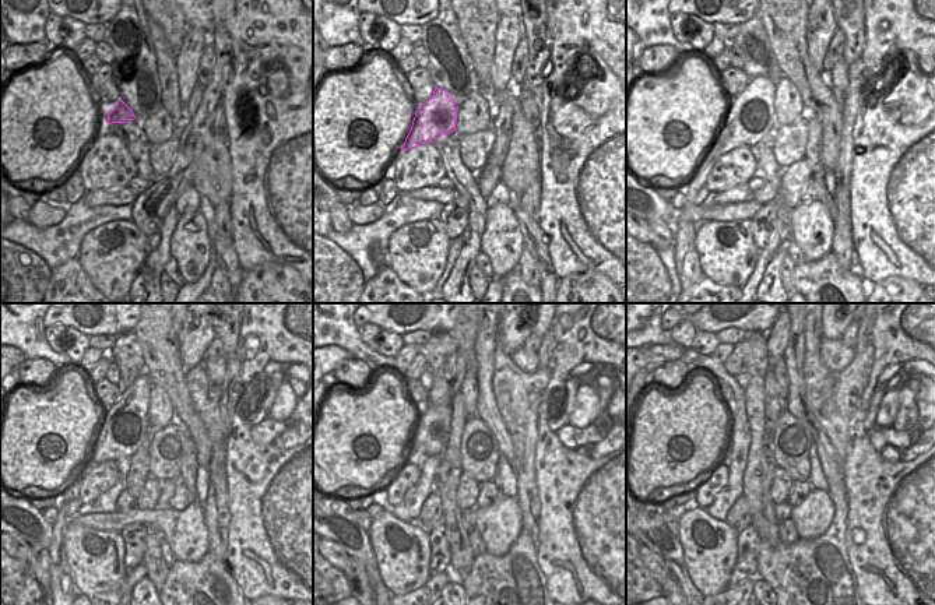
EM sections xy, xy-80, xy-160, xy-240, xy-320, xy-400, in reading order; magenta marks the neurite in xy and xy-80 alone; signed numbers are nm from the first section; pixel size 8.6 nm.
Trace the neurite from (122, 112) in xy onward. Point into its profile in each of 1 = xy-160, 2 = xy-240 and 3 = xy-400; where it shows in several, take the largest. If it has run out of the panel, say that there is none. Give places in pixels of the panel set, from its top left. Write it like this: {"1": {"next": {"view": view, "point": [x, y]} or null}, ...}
{"1": {"next": {"view": "xy-160", "point": [751, 115]}}, "2": {"next": {"view": "xy-240", "point": [125, 424]}}, "3": {"next": {"view": "xy-400", "point": [777, 337]}}}

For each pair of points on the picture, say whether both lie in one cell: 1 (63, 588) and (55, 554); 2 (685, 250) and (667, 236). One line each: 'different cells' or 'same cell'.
1: same cell
2: different cells

